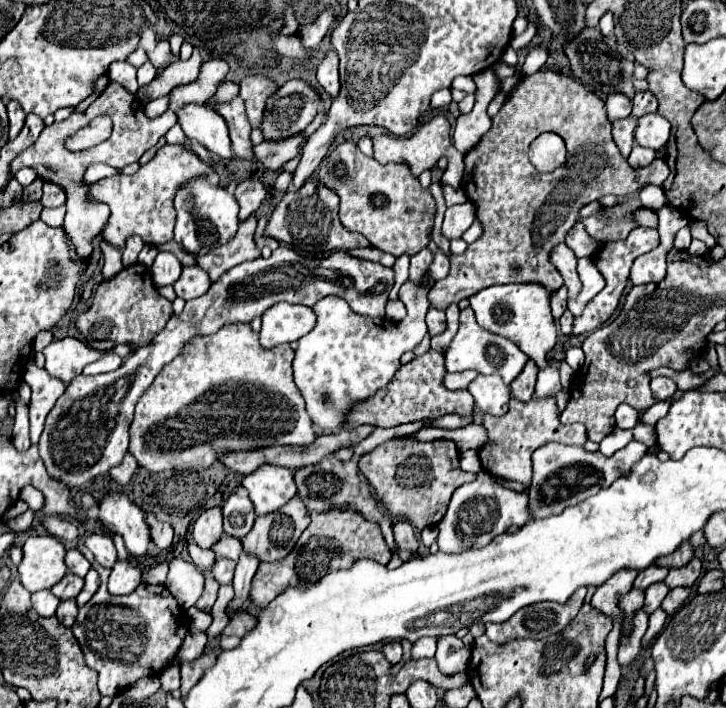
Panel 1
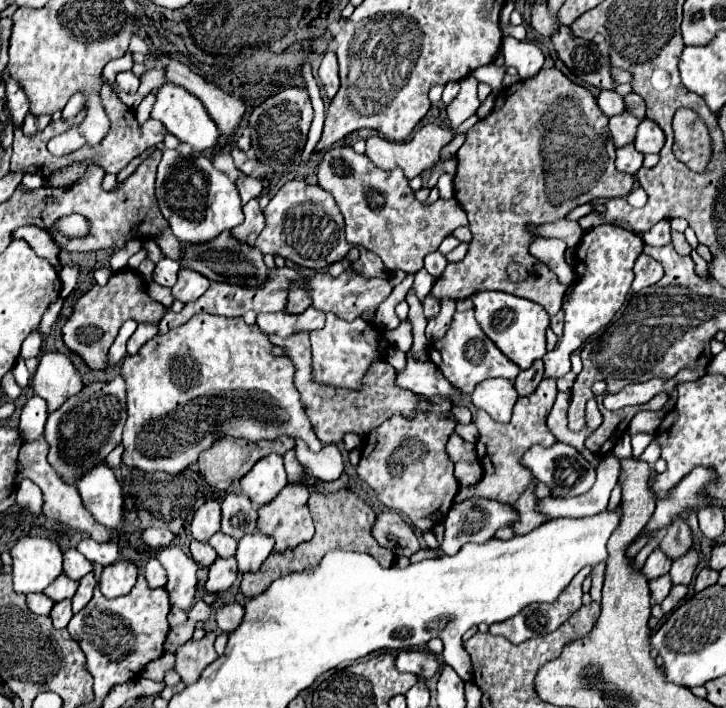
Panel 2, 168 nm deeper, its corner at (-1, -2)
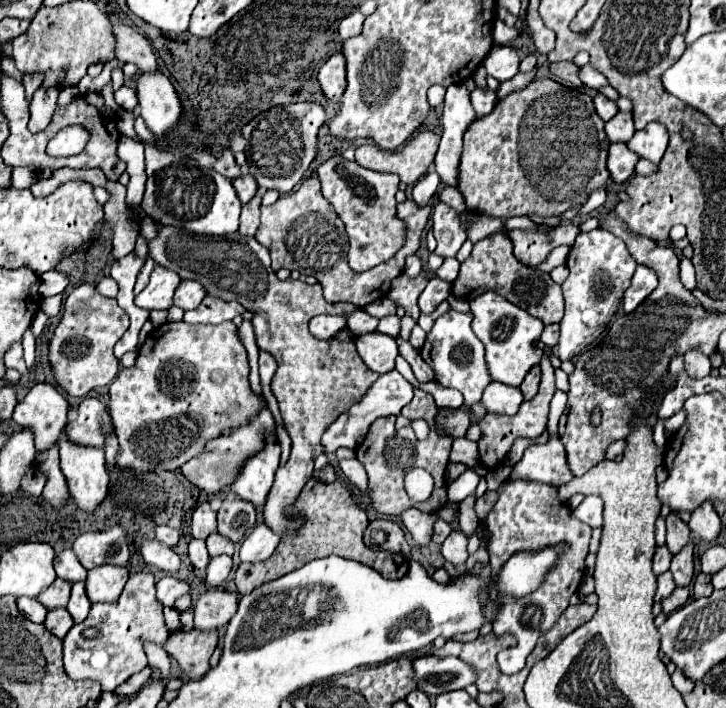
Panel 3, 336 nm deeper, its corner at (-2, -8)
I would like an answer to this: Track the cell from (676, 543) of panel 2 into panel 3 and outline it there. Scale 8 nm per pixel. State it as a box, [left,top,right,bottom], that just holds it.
[666,514,690,554]

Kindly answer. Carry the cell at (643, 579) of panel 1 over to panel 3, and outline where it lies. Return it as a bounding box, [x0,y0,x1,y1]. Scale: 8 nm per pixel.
[654,546,672,576]

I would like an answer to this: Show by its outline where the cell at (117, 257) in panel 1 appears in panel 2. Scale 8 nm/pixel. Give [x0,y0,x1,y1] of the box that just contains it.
[57,214,89,238]

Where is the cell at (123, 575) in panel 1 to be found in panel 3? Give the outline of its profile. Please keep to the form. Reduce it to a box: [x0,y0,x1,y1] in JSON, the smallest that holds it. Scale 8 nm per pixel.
[86,566,128,602]

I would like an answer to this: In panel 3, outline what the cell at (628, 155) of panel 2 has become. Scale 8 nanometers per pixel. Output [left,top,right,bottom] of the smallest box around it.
[608,142,638,184]

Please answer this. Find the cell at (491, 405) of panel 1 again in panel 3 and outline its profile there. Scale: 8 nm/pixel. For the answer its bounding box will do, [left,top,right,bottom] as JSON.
[480,382,522,416]

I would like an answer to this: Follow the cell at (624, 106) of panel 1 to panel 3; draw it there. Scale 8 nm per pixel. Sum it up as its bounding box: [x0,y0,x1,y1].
[594,94,618,122]

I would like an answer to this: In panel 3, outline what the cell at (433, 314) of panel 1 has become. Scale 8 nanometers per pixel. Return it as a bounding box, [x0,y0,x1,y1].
[418,276,450,314]

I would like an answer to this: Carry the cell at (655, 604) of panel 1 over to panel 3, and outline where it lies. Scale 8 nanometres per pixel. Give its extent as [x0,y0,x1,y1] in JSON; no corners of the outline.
[656,572,676,602]

